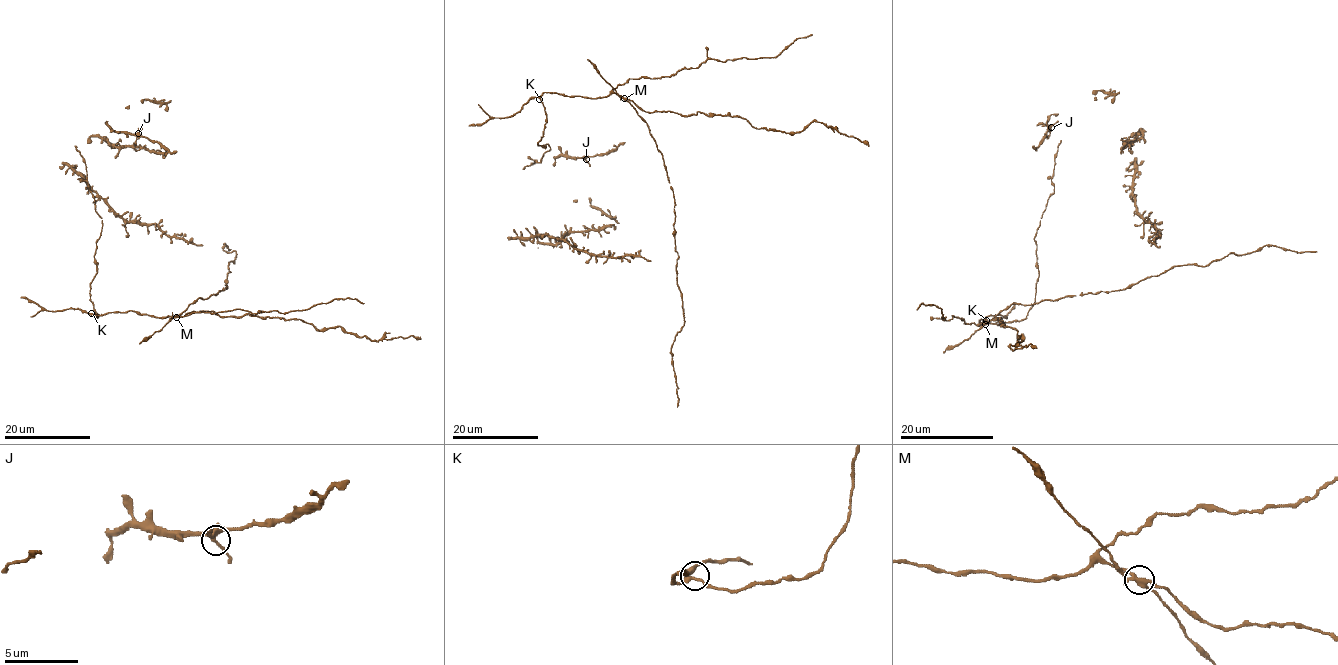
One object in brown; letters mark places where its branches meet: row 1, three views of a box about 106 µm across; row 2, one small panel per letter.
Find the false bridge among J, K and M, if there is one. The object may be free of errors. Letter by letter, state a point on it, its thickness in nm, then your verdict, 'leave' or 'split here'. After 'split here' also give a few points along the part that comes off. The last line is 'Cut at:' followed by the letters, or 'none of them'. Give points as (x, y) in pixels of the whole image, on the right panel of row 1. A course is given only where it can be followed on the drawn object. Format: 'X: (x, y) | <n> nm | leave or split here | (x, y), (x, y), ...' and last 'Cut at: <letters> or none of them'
J: (1051, 127) | 360 nm | leave
K: (986, 320) | 240 nm | leave
M: (985, 324) | 300 nm | split here | (985, 324), (1000, 317), (999, 323), (1014, 328), (1018, 338), (1022, 334), (1022, 341), (1010, 349), (1037, 348)
Cut at: M

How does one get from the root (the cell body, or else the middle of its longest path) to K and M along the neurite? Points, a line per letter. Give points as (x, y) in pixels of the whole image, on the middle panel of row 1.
K: (662, 154), (647, 124), (618, 95), (584, 98), (544, 92), (539, 99)
M: (662, 154), (647, 124), (624, 98)

